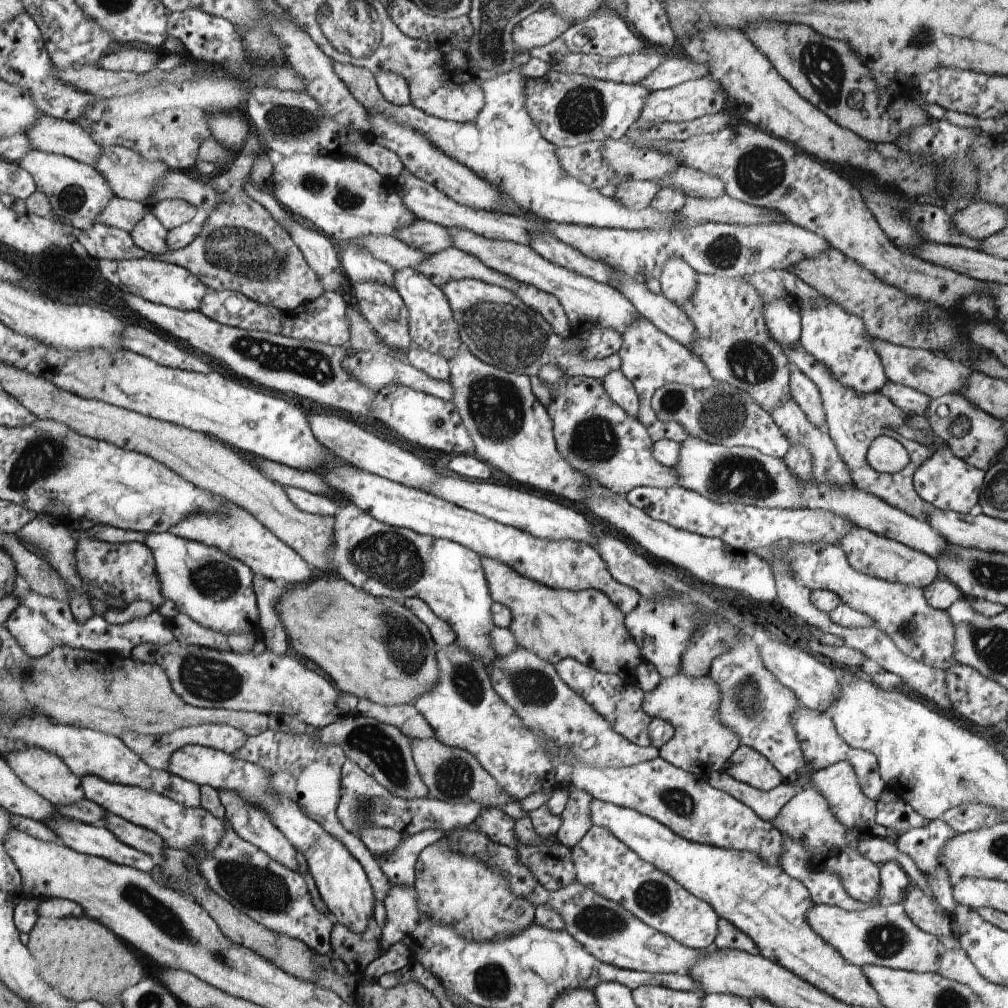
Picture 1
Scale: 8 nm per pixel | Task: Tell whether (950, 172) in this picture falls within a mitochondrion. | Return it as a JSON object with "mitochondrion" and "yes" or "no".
{"mitochondrion":"yes"}

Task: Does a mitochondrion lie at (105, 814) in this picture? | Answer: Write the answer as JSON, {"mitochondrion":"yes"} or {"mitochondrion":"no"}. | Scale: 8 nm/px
{"mitochondrion":"no"}

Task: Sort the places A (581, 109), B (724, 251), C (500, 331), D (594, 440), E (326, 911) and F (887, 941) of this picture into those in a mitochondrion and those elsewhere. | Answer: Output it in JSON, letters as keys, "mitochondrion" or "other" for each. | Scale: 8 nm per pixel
{"A":"mitochondrion","B":"mitochondrion","C":"mitochondrion","D":"mitochondrion","E":"other","F":"mitochondrion"}

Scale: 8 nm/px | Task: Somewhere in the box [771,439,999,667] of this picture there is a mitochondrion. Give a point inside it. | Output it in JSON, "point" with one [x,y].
{"point":[907,630]}

